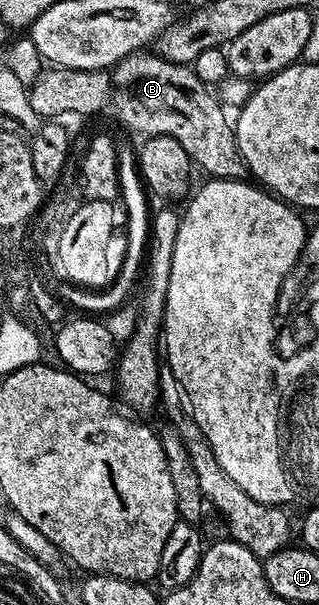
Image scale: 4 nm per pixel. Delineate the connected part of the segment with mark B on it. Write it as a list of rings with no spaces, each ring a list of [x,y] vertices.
[[[135,53],[120,62],[109,72],[112,88],[112,107],[118,119],[130,131],[139,131],[142,137],[163,135],[172,137],[184,145],[191,164],[202,171],[207,171],[210,179],[247,178],[246,162],[238,151],[238,142],[234,136],[231,120],[226,120],[227,108],[220,102],[217,94],[207,84],[196,77],[193,66],[184,63],[173,63],[157,53]]]

